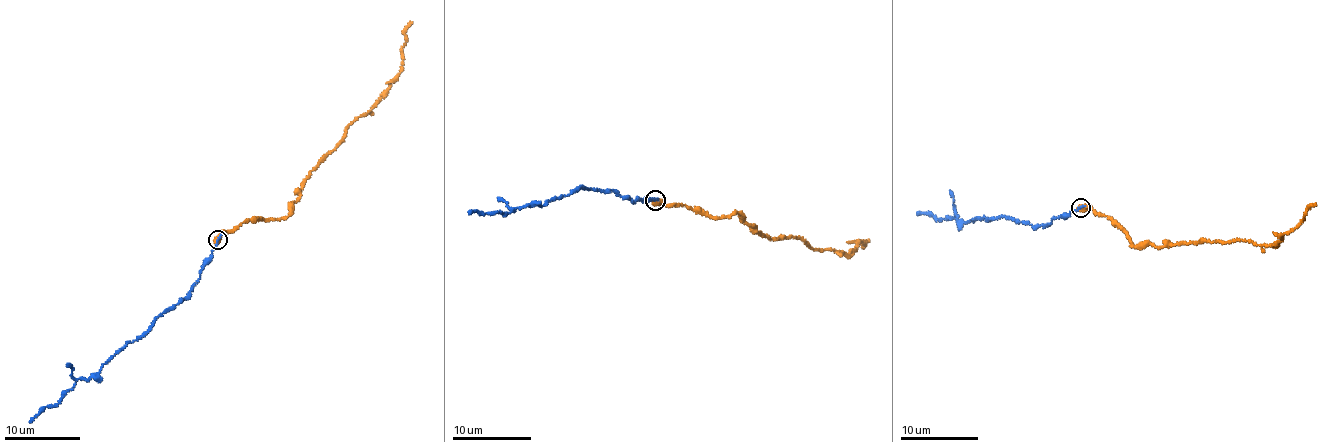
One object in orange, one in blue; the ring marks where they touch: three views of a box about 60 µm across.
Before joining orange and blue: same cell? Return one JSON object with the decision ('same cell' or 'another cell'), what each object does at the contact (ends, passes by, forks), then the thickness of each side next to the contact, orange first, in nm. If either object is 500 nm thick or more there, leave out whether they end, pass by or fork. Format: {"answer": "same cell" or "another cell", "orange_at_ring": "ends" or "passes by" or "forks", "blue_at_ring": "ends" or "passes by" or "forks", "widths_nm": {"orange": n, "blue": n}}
{"answer": "same cell", "widths_nm": {"orange": 550, "blue": 200}}

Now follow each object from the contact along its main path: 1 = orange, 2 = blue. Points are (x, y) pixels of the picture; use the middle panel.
1: (655, 199), (701, 208), (719, 219), (737, 213), (772, 239), (795, 236), (814, 249), (849, 256), (869, 239)
2: (655, 199), (627, 198), (611, 190), (580, 188), (541, 206), (527, 205), (504, 214), (468, 212)

